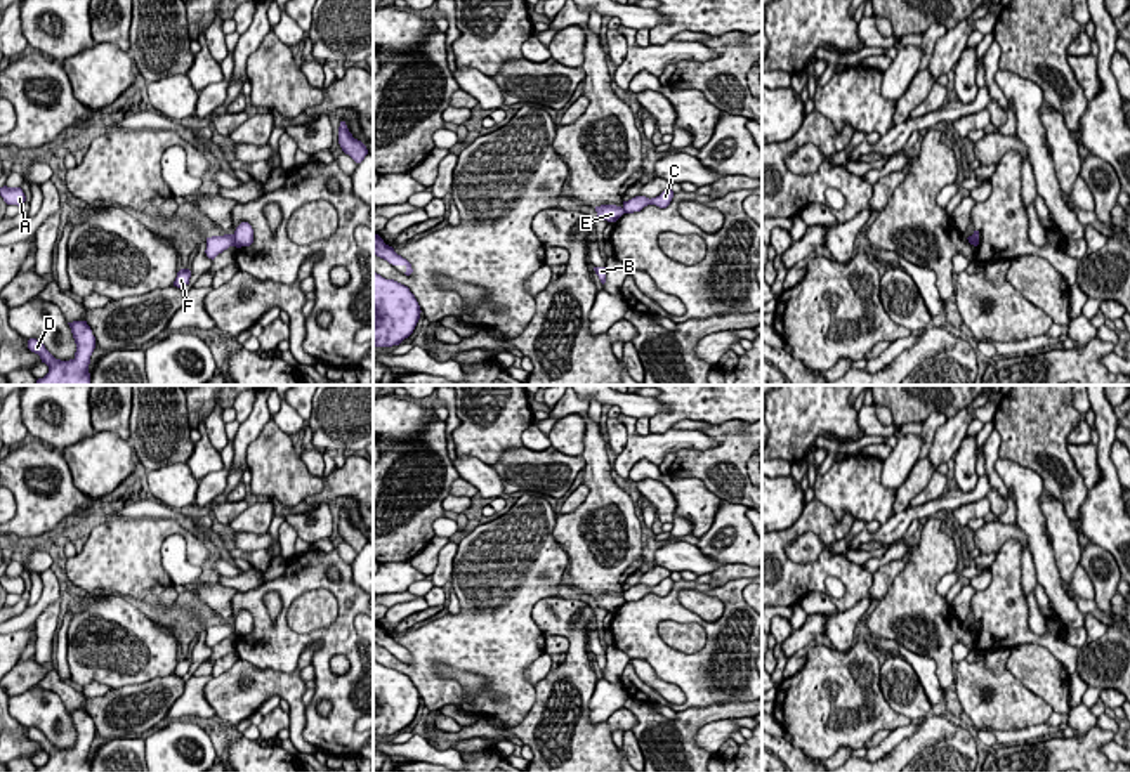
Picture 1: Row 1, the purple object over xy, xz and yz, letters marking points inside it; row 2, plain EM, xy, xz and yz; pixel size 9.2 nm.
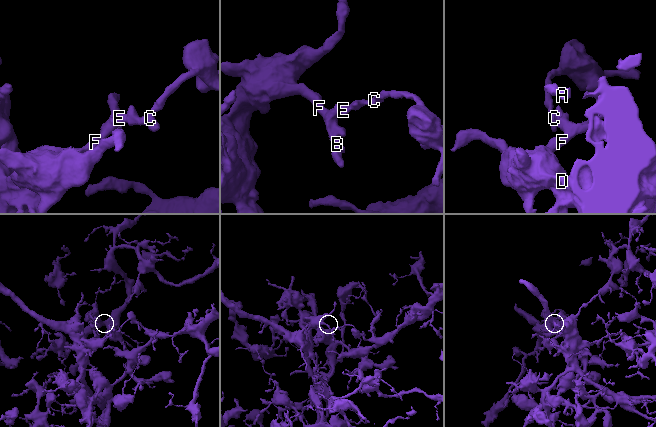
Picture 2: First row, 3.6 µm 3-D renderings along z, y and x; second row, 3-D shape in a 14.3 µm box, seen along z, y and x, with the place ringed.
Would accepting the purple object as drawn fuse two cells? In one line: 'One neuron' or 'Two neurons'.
Two neurons

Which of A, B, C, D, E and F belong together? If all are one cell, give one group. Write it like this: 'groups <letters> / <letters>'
groups A B D E F / C

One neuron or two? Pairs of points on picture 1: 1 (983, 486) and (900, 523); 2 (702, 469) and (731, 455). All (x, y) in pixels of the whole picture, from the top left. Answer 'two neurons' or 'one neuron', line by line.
1: one neuron
2: one neuron

